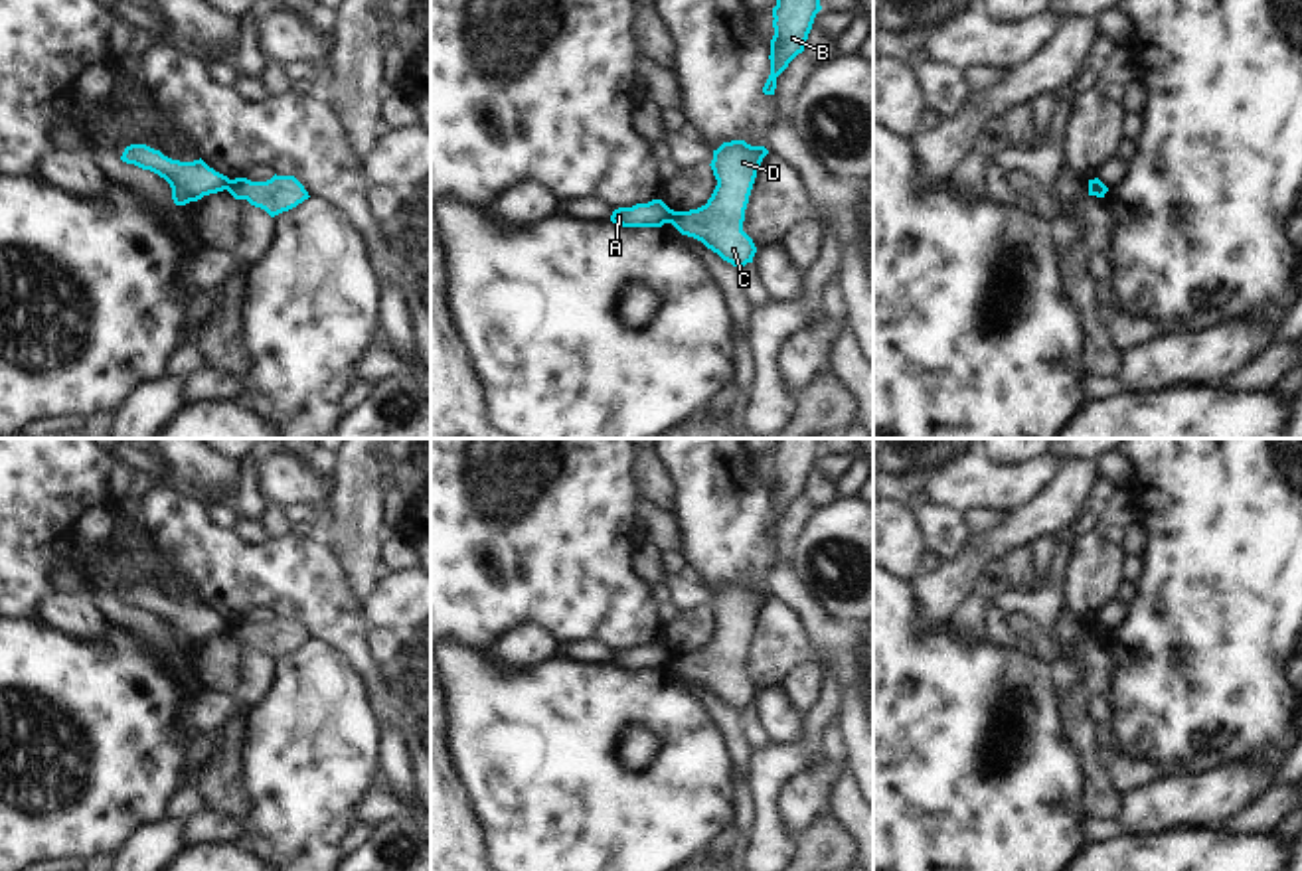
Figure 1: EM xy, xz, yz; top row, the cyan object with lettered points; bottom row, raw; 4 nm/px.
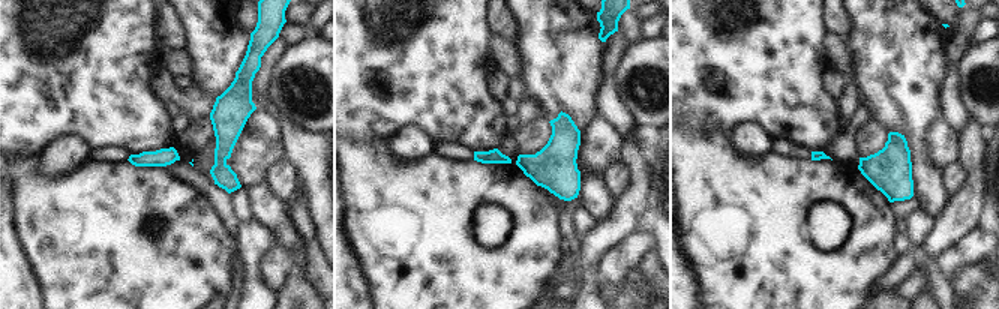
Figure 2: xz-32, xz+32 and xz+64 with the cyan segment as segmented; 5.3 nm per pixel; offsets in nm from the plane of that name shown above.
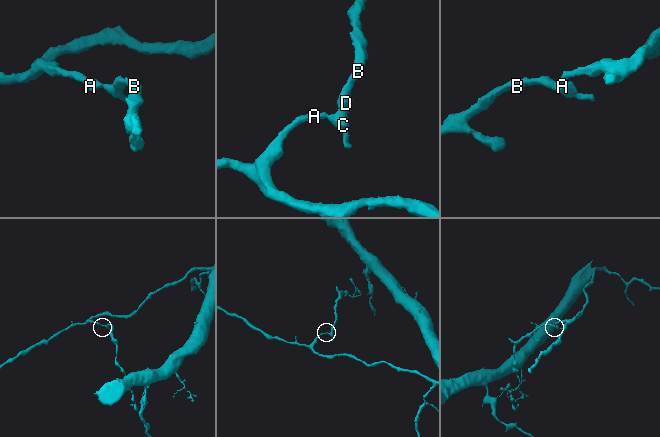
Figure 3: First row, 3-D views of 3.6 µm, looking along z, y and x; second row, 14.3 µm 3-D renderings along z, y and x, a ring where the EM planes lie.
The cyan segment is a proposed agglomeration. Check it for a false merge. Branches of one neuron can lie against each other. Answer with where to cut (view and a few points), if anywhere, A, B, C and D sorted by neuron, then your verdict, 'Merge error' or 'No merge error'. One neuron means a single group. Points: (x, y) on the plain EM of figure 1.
Split along xz (674, 654), (668, 664). Groups: A / B C D. Merge error

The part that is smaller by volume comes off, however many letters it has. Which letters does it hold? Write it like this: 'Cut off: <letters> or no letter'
Cut off: B, C, D

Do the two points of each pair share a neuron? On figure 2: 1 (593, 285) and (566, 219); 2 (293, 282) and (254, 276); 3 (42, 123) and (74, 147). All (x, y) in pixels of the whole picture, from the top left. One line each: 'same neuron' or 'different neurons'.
1: different neurons
2: different neurons
3: different neurons

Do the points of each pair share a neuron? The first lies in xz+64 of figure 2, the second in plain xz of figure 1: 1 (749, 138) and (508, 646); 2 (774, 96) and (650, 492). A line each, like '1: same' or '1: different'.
1: same
2: different

